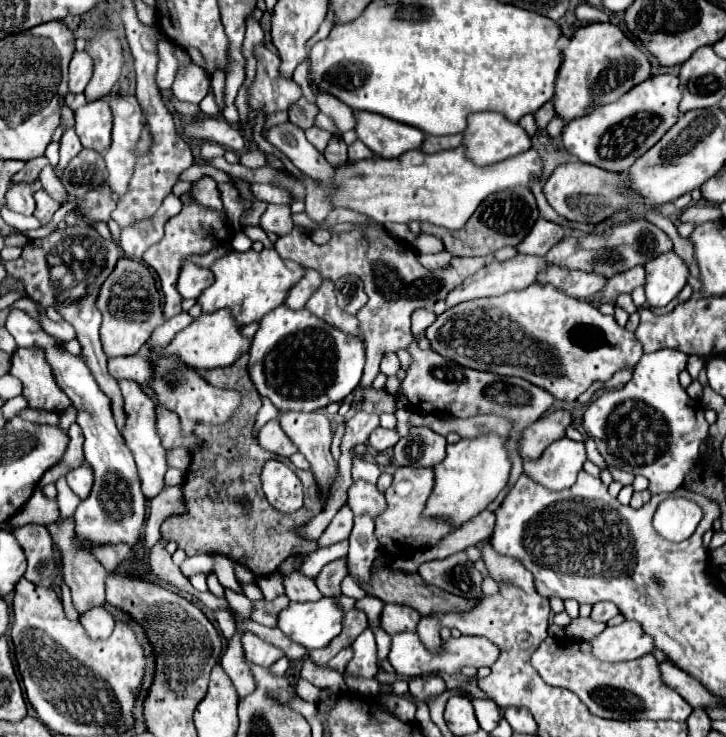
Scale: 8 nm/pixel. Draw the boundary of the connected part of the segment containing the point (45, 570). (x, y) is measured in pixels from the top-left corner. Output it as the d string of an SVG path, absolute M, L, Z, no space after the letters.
M31 522L21 528L15 528L11 534L23 548L23 554L27 556L25 578L29 582L39 582L41 578L51 578L57 572L57 566L53 562L51 542L49 542L49 530L45 526Z

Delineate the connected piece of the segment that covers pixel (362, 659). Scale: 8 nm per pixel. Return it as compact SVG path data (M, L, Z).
M369 628L363 630L355 638L355 642L353 642L351 648L355 650L355 656L349 662L349 666L347 666L345 672L353 674L353 676L363 676L363 678L375 678L379 666L377 666L377 648L375 648L373 632Z

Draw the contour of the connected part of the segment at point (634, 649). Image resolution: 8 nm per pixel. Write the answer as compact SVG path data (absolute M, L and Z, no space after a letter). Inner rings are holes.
M625 620L619 626L605 628L593 640L593 654L605 662L621 662L635 660L643 654L653 652L655 644L647 632L643 632L641 624L633 620Z

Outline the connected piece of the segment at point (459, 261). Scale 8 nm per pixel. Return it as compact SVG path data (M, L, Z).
M353 224L349 232L333 232L331 240L323 246L315 244L309 236L301 234L297 228L291 234L279 236L275 250L283 260L293 260L303 268L317 270L323 278L339 280L343 274L357 274L365 282L365 292L369 296L367 306L357 314L361 320L363 340L365 340L365 368L361 386L369 388L373 378L379 374L379 364L385 352L397 352L411 344L413 334L409 332L409 316L417 308L431 308L437 300L445 300L447 292L461 284L467 276L475 274L487 264L487 258L453 258L449 268L427 270L419 264L417 252L397 242L385 226L379 224Z

